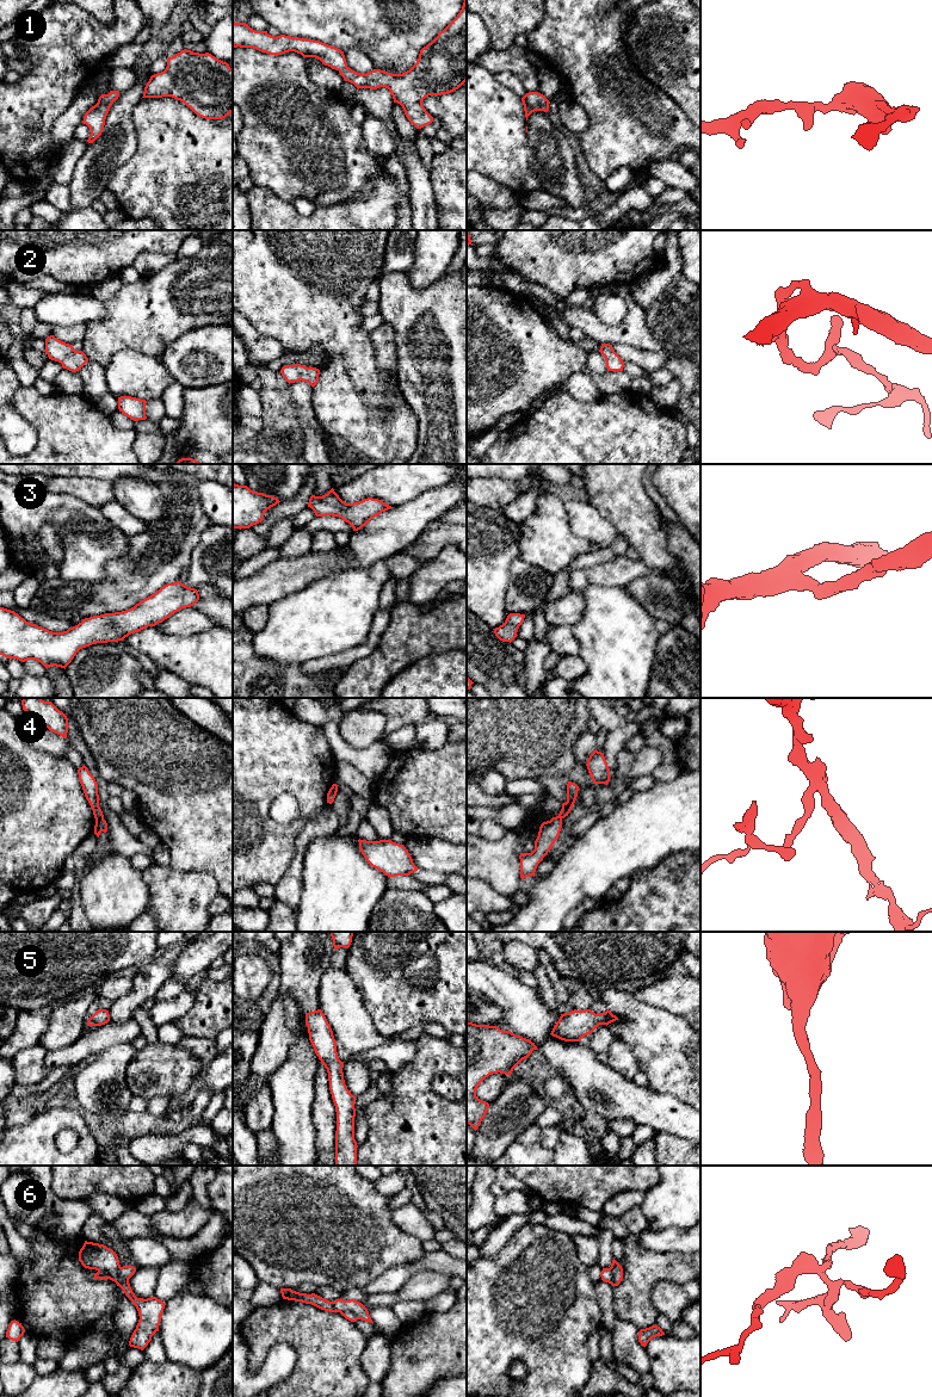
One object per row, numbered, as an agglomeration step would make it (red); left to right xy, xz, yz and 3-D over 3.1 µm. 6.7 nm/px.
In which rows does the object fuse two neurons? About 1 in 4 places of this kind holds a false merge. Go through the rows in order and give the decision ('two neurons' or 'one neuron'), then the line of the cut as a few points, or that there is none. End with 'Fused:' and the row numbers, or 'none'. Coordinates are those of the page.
1: one neuron; no cut
2: one neuron; no cut
3: one neuron; no cut
4: two neurons; cut in xy along (103, 816), (96, 821)
5: one neuron; no cut
6: two neurons; cut in xy along (98, 1271), (104, 1271), (128, 1280)
Fused: 4, 6

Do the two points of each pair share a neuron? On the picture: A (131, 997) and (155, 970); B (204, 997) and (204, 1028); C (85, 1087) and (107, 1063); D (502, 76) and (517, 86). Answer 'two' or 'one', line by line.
A: one
B: one
C: one
D: one

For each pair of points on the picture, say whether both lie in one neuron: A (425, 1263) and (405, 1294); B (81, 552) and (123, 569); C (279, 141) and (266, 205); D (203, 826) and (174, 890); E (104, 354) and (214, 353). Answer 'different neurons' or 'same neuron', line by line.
A: different neurons
B: different neurons
C: different neurons
D: different neurons
E: different neurons

